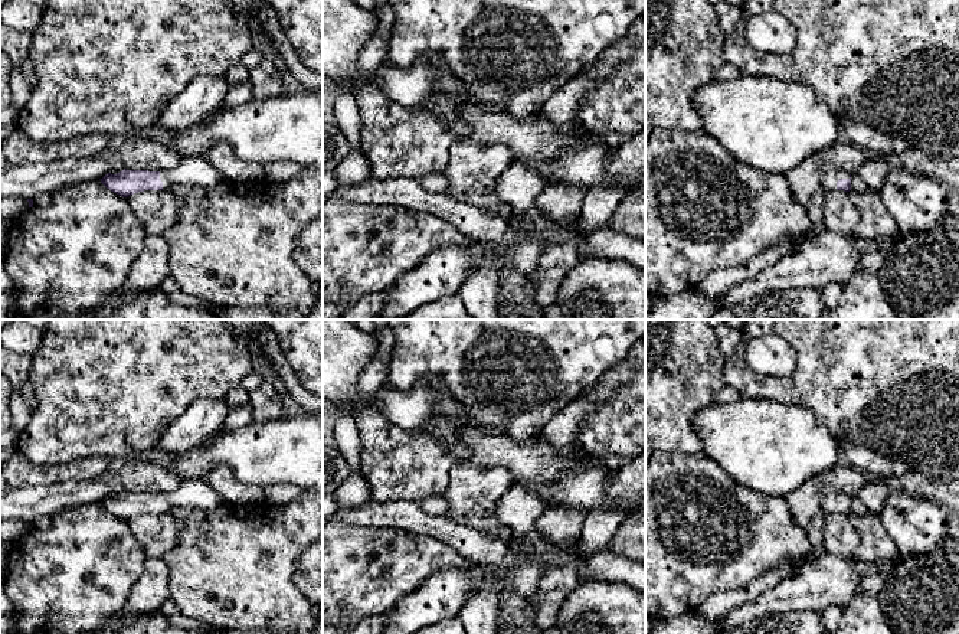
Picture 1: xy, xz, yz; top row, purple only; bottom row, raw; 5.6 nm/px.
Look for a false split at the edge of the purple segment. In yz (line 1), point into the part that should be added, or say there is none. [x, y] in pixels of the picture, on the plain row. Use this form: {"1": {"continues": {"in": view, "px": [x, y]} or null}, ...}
{"1": {"continues": {"in": "yz", "px": [830, 503]}}}

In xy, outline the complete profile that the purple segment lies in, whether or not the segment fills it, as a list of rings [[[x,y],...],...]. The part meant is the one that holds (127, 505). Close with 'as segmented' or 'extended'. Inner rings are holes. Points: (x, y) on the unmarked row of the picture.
[[[181,480],[180,486],[164,494],[127,493],[99,501],[111,514],[128,520],[144,513],[170,513],[177,507],[215,509],[226,500],[204,480]]]; extended

